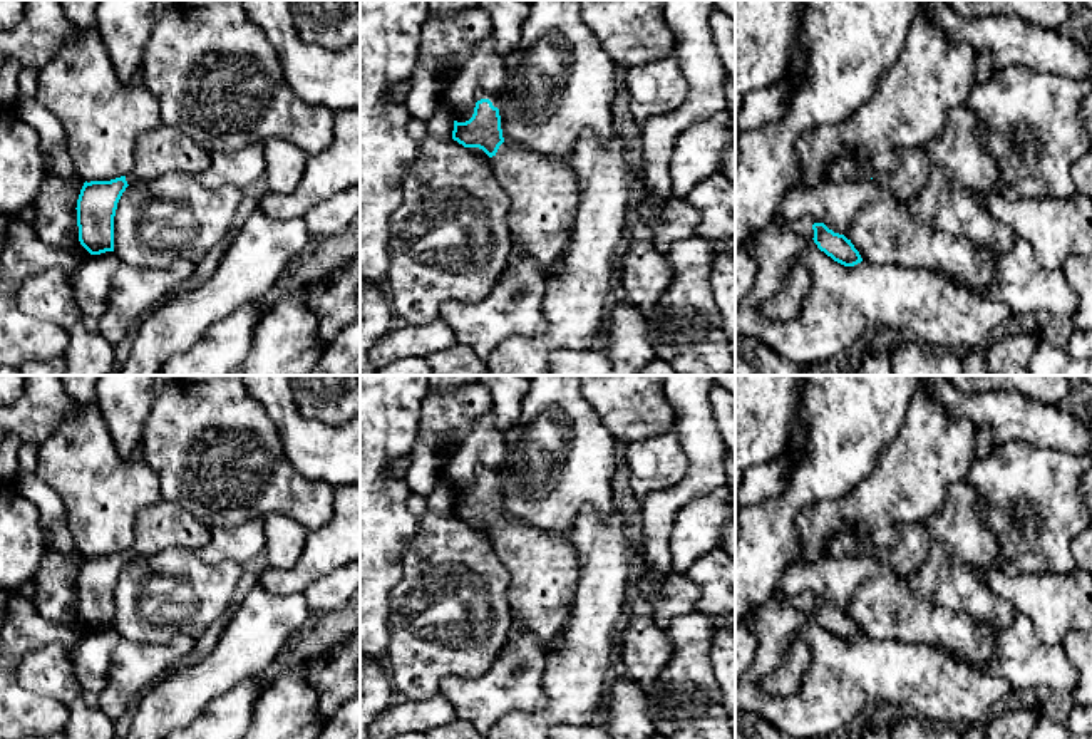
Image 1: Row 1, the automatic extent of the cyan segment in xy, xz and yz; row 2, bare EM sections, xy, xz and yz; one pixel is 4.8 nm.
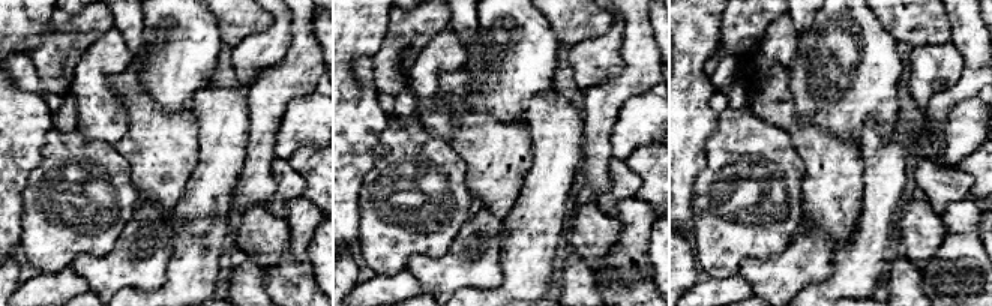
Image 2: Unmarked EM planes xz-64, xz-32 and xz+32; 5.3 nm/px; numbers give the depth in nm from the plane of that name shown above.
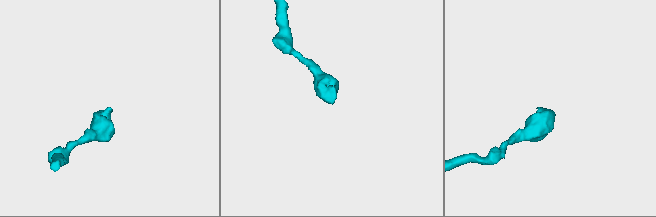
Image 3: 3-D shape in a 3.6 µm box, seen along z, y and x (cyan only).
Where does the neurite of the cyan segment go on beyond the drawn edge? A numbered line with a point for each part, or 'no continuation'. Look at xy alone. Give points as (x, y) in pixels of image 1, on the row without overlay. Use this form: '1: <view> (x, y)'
1: xy (164, 525)

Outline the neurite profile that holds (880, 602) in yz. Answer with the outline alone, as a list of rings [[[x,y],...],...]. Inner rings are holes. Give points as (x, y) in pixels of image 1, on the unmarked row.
[[[827,551],[816,561],[804,561],[794,555],[784,568],[779,585],[791,597],[807,592],[812,600],[824,598],[834,608],[844,610],[863,637],[948,649],[960,654],[968,667],[1003,679],[1017,690],[1047,695],[1075,689],[1075,669],[1065,650],[1062,645],[1043,645],[1027,615],[1017,613],[1003,628],[981,625],[965,612],[945,608],[913,593],[904,578],[871,553],[846,553],[836,558]]]

